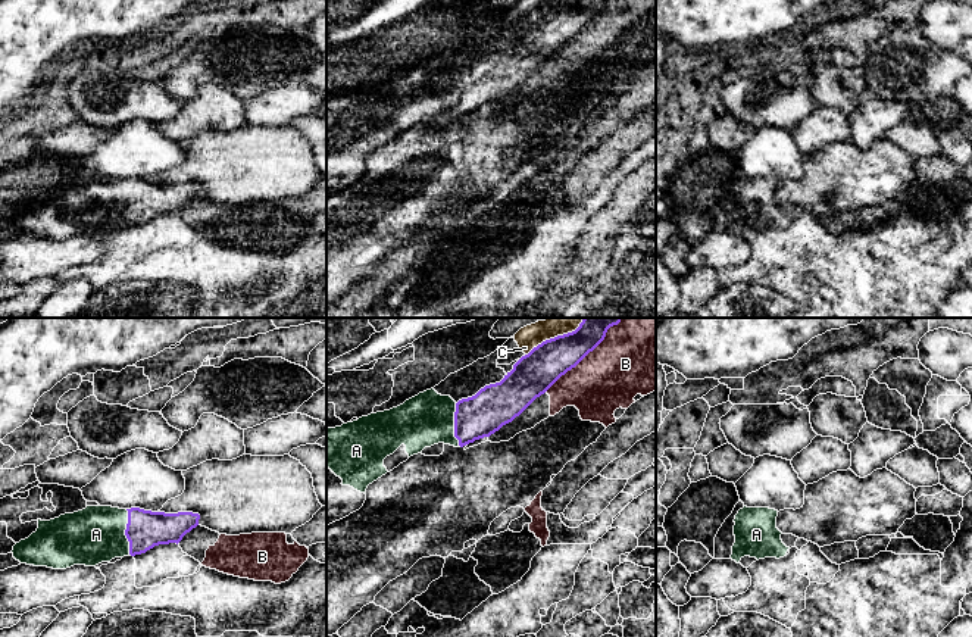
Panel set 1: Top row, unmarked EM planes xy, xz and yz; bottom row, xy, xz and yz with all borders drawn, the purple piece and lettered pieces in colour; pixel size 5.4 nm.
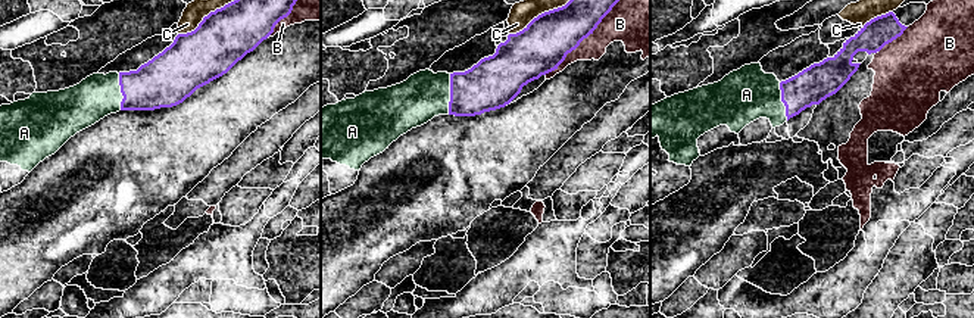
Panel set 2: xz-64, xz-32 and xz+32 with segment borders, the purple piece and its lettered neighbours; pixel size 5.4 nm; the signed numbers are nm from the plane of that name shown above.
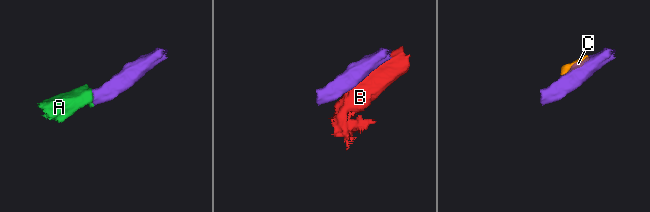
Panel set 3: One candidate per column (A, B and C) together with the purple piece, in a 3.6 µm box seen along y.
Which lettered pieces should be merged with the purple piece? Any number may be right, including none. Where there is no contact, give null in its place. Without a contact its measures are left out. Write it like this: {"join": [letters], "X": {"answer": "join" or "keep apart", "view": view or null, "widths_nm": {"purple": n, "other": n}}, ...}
{"join": ["A", "C"], "A": {"answer": "join", "view": "xy", "widths_nm": {"purple": 200, "other": 320}}, "B": {"answer": "keep apart", "view": "xz", "widths_nm": {"purple": 220, "other": 360}}, "C": {"answer": "join", "view": "xz", "widths_nm": {"purple": 220, "other": 110}}}

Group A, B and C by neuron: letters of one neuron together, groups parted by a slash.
A C / B

